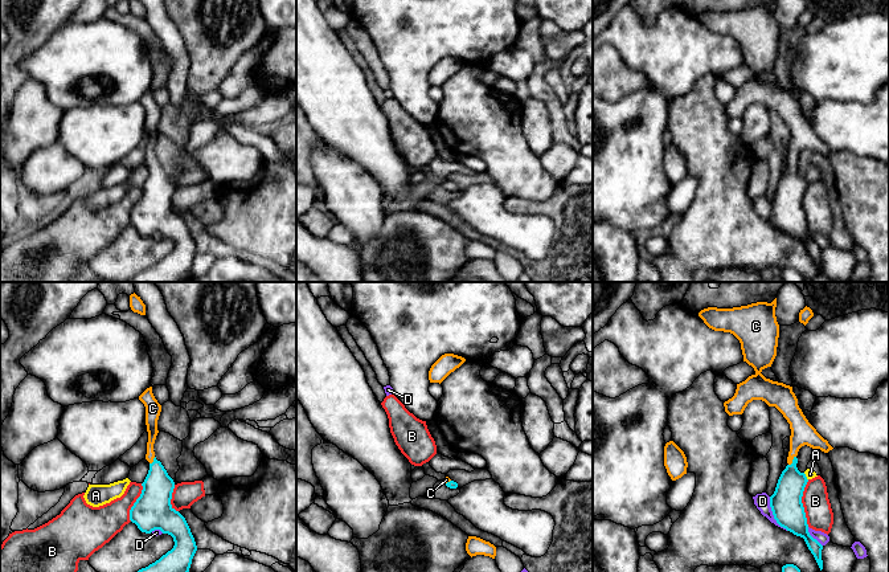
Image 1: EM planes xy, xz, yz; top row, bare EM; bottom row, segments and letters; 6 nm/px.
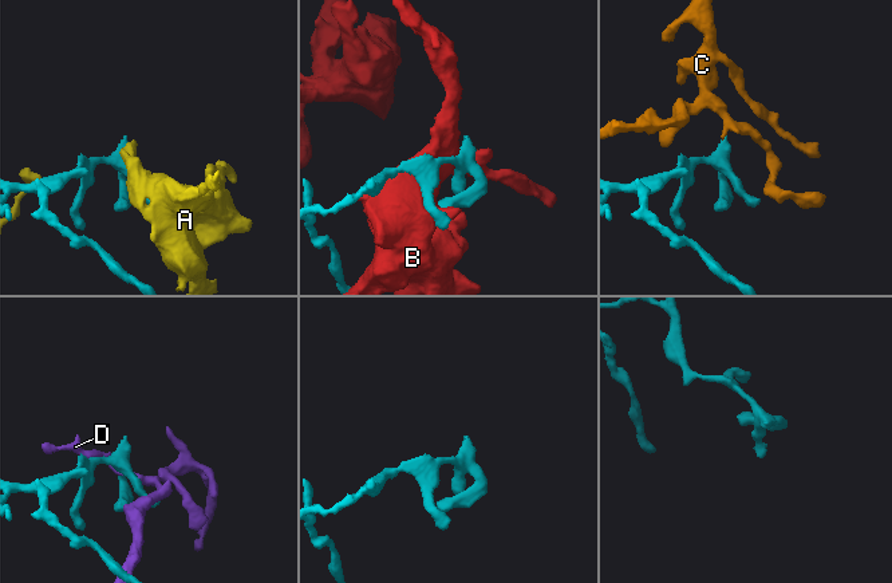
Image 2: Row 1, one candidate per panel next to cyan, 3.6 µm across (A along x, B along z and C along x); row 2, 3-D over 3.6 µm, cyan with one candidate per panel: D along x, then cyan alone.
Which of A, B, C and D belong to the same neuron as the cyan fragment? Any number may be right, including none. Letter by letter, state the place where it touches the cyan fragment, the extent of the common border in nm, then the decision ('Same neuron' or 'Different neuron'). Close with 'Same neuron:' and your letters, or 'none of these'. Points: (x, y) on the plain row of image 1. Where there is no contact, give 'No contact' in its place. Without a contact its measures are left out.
A: Touches cyan at yz (806, 180). Shared border 50 nm. Different neuron
B: Touches cyan at yz (802, 207). Shared border 280 nm. Different neuron
C: Touches cyan at yz (793, 164). Shared border 80 nm. Same neuron
D: Touches cyan at yz (773, 217). Shared border 240 nm. Different neuron
Same neuron: C

